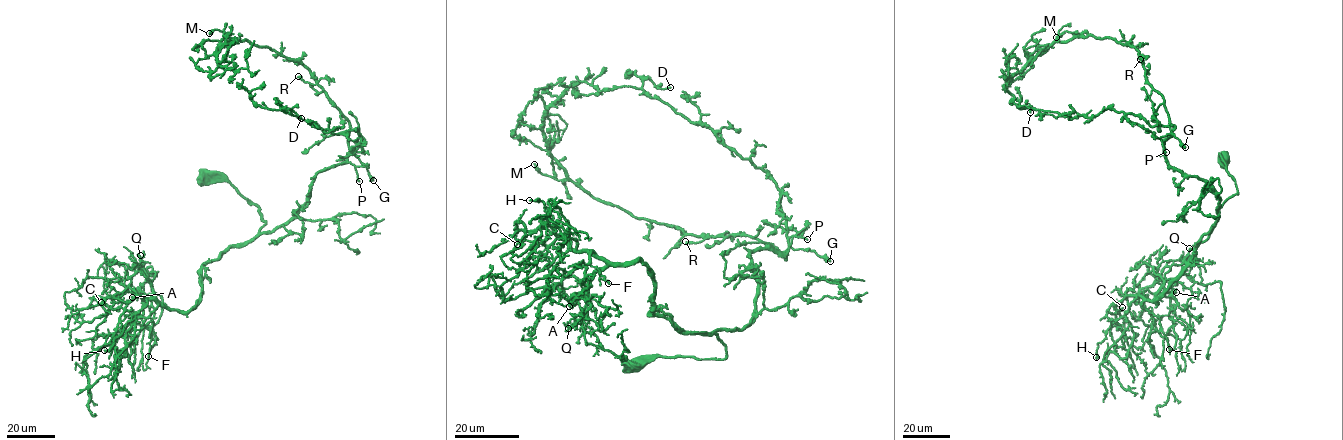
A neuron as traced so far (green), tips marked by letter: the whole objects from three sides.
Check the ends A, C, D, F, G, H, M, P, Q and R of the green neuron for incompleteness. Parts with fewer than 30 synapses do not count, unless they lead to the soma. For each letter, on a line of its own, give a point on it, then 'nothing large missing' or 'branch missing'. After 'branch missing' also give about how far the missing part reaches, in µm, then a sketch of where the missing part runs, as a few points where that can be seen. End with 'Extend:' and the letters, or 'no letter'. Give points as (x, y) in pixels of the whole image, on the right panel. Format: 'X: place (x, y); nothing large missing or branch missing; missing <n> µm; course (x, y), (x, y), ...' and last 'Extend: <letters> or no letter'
A: place (1176, 292); nothing large missing
C: place (1122, 307); nothing large missing
D: place (1030, 112); nothing large missing
F: place (1169, 349); nothing large missing
G: place (1185, 147); nothing large missing
H: place (1096, 357); nothing large missing
M: place (1056, 37); nothing large missing
P: place (1166, 152); branch missing; missing 20 µm; course (1166, 152), (1189, 176)
Q: place (1189, 248); nothing large missing
R: place (1140, 59); nothing large missing
Extend: P

